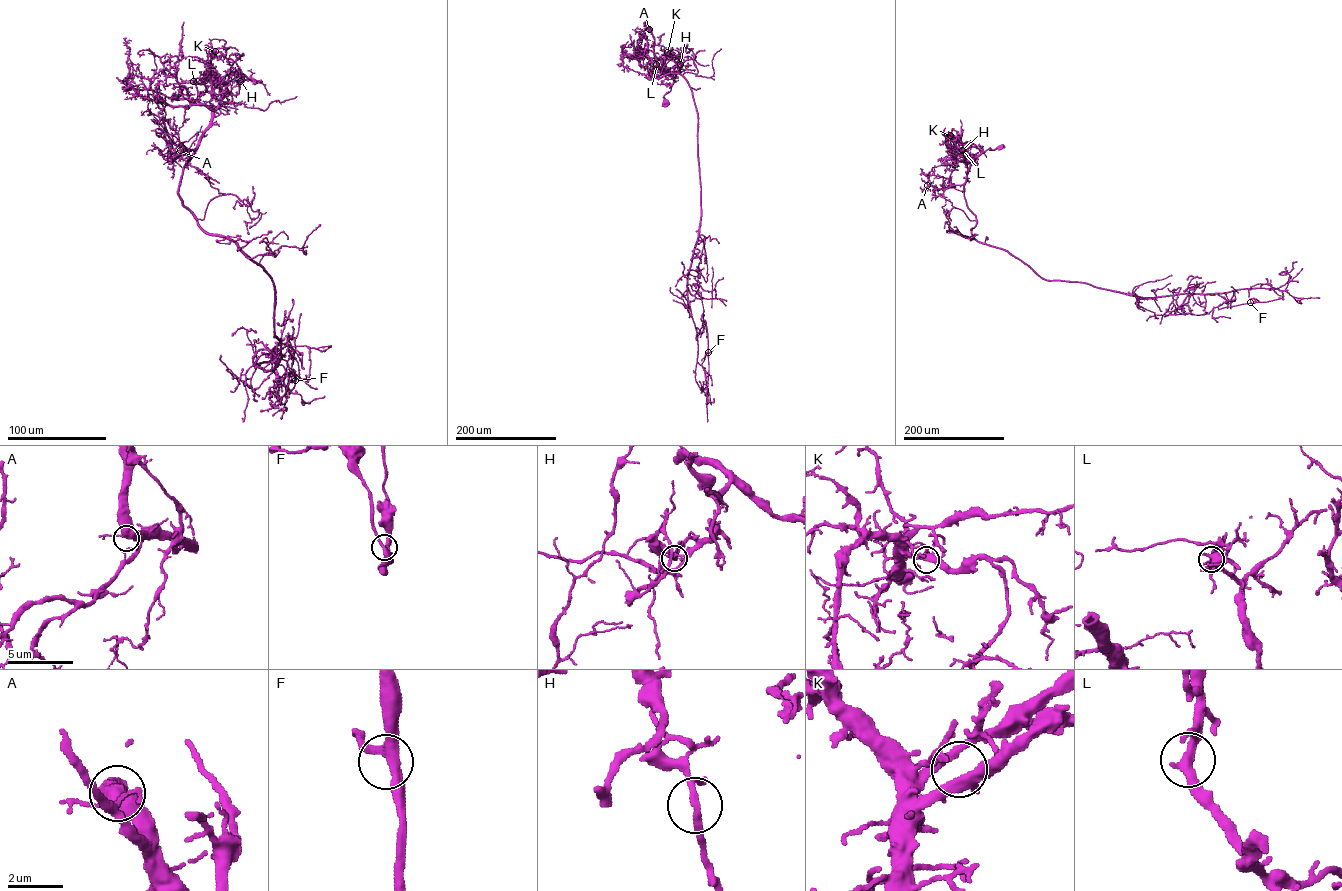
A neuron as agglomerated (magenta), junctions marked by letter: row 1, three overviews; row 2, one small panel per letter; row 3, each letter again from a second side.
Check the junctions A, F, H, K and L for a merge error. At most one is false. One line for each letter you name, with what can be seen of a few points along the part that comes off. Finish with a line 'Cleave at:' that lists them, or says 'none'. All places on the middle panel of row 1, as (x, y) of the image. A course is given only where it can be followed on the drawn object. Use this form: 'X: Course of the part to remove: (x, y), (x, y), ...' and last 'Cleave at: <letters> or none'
Cleave at: H

